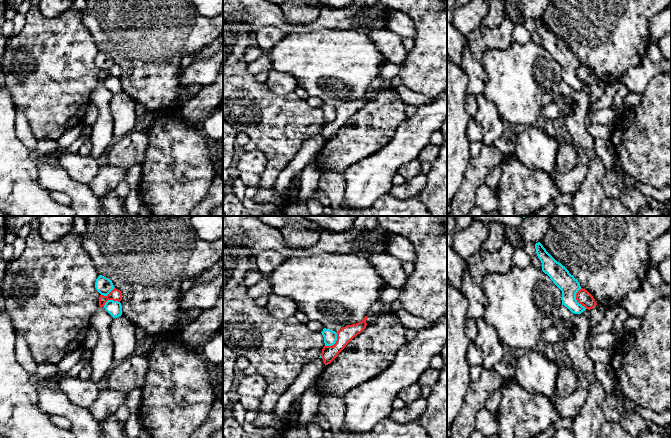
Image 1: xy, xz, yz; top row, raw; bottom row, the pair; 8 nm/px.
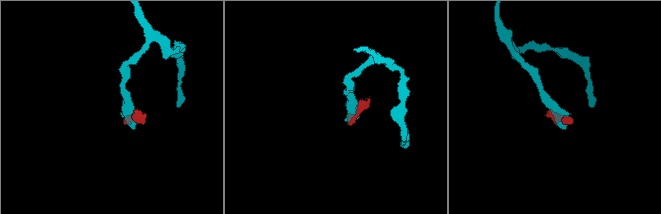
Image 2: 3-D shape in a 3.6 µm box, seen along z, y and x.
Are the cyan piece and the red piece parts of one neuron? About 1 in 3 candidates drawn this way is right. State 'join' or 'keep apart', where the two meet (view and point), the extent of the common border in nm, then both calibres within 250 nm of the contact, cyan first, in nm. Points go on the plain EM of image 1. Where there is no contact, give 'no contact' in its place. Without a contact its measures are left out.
keep apart; meets cyan in yz at (575, 75); contact 180 nm long; 150 nm thick on the cyan side, 120 nm on the other

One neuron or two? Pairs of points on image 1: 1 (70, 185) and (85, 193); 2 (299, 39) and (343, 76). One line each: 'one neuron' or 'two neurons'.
1: one neuron
2: one neuron

